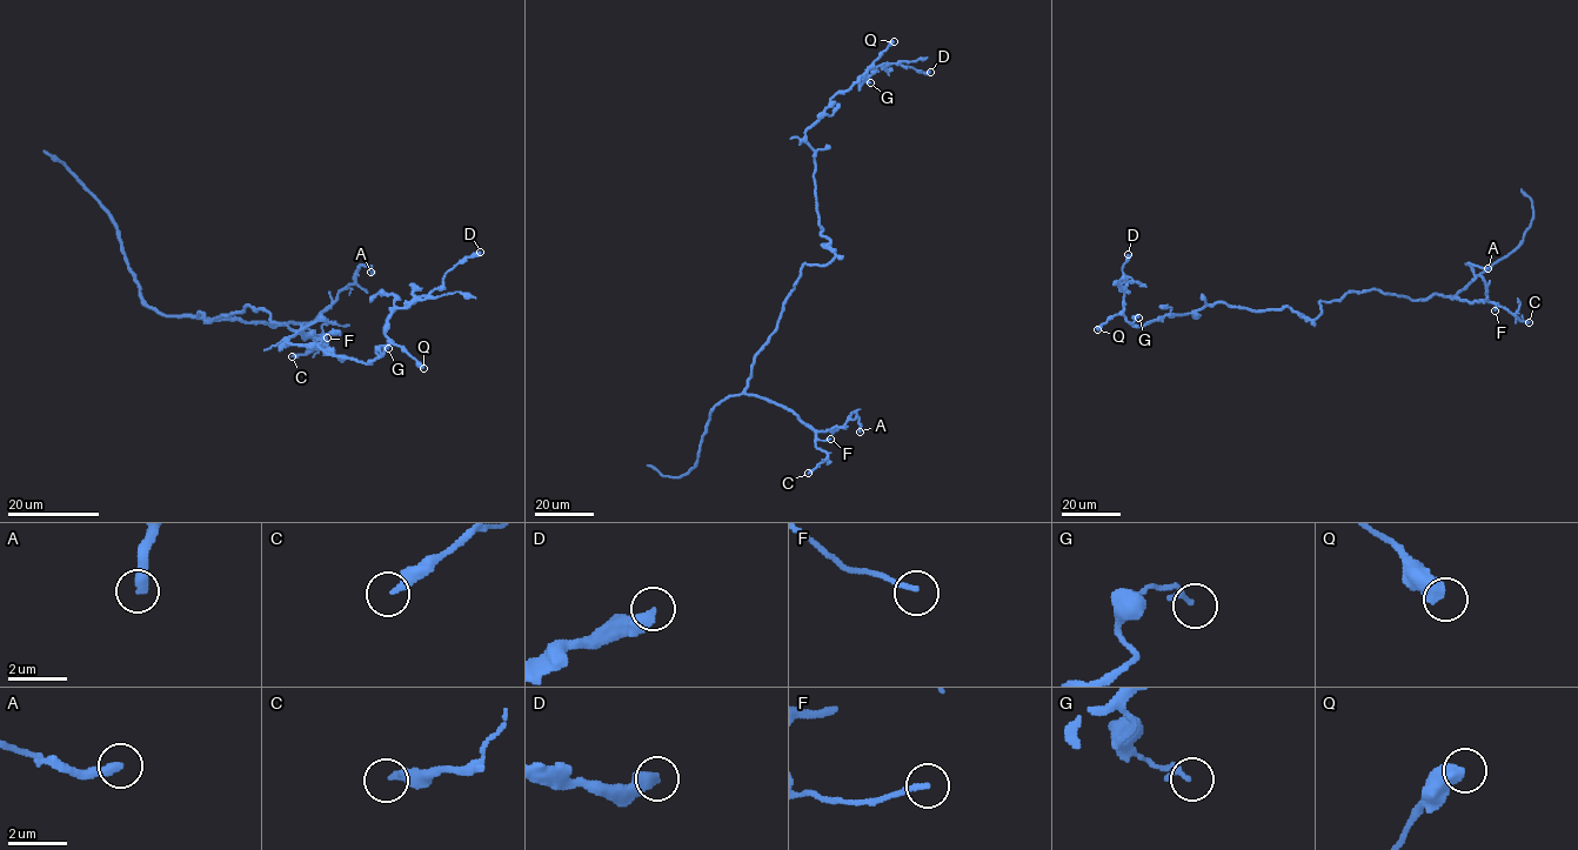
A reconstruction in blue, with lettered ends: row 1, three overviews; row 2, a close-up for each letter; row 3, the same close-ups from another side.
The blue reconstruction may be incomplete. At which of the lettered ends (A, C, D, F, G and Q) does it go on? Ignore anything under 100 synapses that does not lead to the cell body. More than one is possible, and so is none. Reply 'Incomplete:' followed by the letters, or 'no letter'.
Incomplete: no letter

